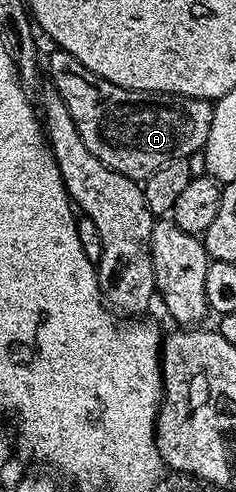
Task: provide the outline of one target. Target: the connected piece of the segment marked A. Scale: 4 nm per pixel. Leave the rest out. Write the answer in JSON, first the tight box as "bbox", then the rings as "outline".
{"bbox":[47,48,213,183],"outline":[[[54,48],[47,65],[47,77],[57,94],[67,103],[67,111],[71,111],[71,119],[75,119],[75,127],[79,127],[79,135],[83,143],[87,143],[87,151],[99,159],[107,167],[119,171],[119,175],[127,175],[132,181],[141,183],[157,168],[172,161],[184,161],[193,153],[204,150],[207,135],[211,131],[213,105],[200,101],[197,97],[178,97],[171,93],[144,93],[127,87],[119,87],[99,75],[95,71],[87,71],[79,59],[75,59],[67,51]]]}

